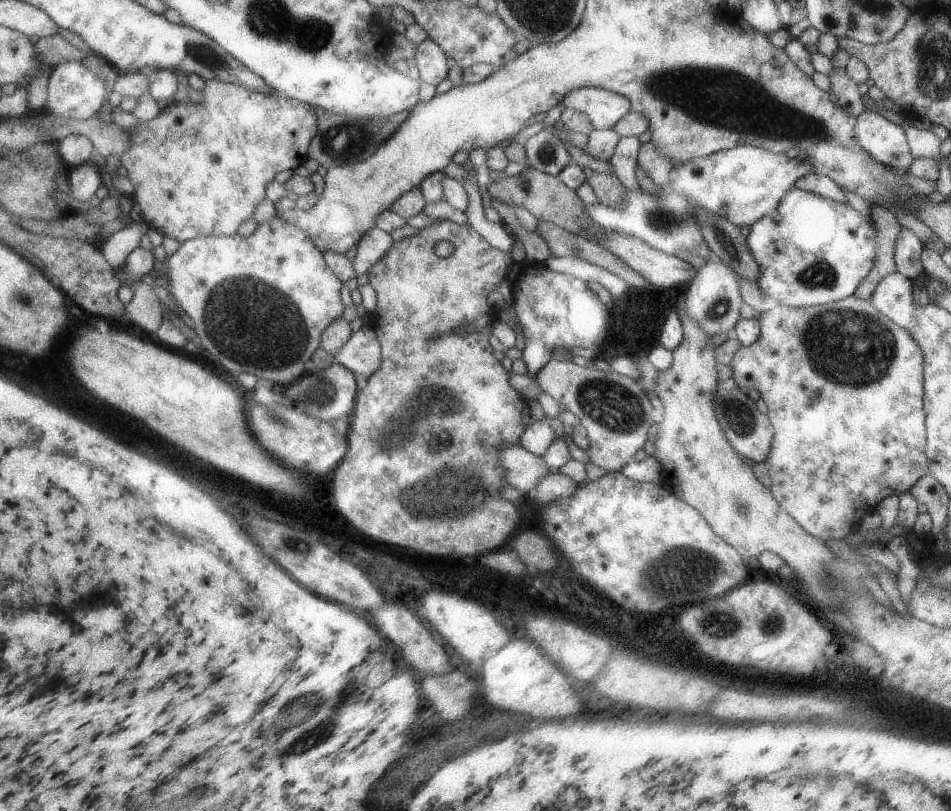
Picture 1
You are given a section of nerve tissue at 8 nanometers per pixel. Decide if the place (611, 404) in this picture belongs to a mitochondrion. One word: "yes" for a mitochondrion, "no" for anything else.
yes

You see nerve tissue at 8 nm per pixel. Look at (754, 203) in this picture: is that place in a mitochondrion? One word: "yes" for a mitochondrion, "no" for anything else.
no

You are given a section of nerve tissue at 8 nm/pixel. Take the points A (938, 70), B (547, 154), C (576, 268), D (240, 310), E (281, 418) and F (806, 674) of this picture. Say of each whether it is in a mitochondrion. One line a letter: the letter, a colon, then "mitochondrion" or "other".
A: mitochondrion
B: mitochondrion
C: other
D: mitochondrion
E: mitochondrion
F: other

